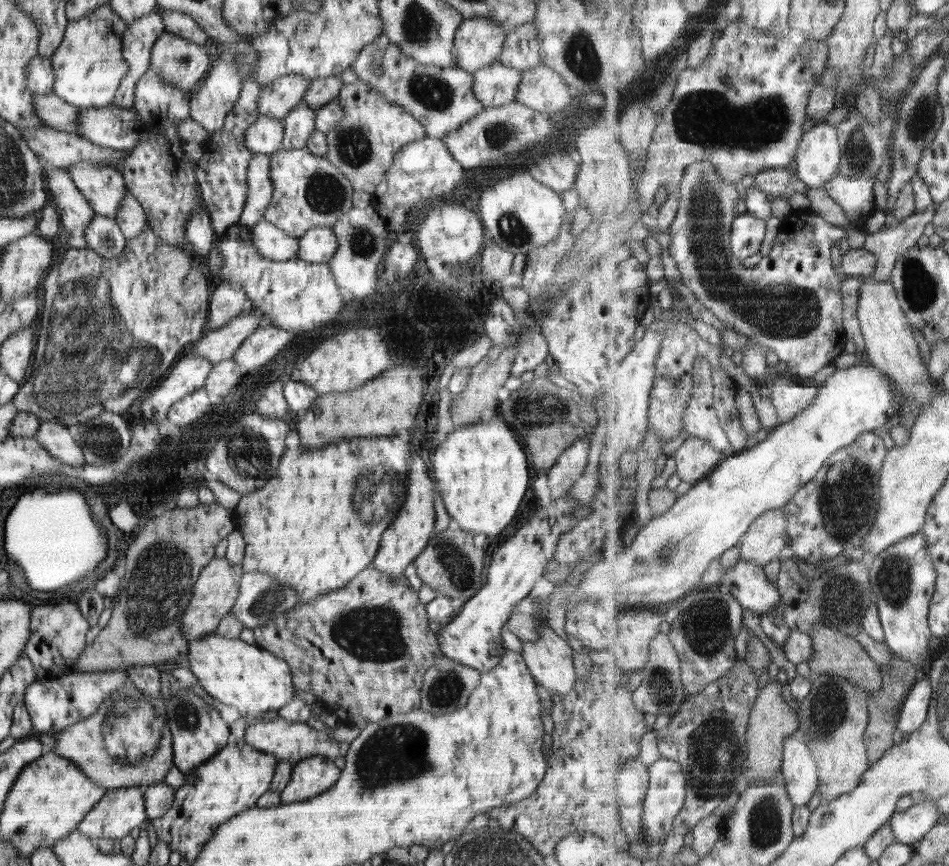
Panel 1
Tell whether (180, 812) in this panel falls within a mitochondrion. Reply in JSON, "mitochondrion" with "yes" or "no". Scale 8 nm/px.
{"mitochondrion":"no"}

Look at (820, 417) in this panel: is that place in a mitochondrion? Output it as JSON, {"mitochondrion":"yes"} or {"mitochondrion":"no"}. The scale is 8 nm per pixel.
{"mitochondrion":"no"}

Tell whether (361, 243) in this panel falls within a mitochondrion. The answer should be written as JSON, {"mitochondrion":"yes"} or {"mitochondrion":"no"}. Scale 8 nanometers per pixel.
{"mitochondrion":"yes"}

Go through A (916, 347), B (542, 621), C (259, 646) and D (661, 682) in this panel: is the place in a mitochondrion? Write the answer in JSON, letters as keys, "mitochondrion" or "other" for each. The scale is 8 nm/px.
{"A":"other","B":"other","C":"other","D":"mitochondrion"}

